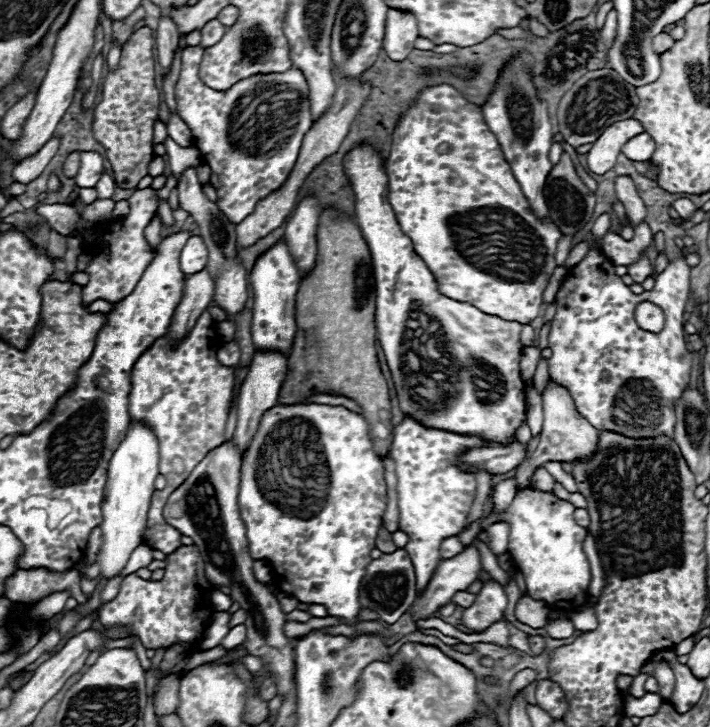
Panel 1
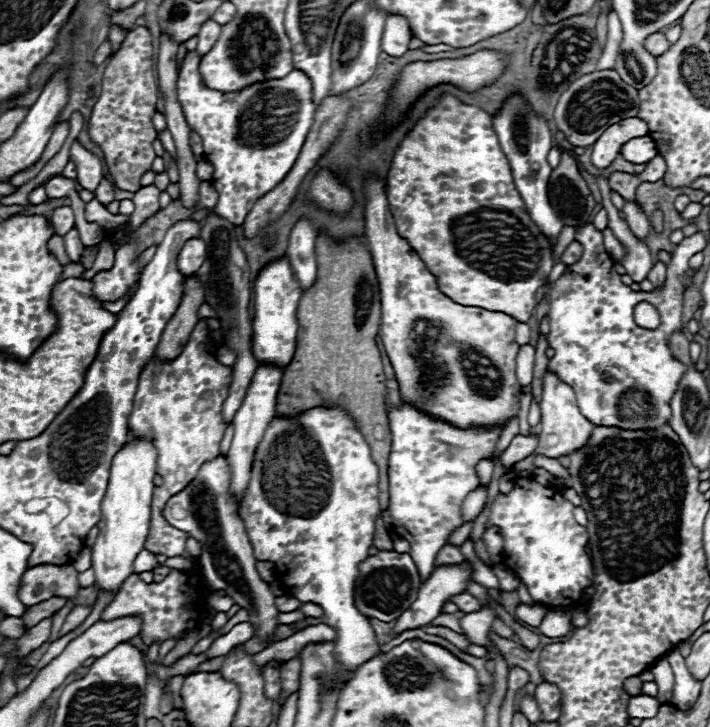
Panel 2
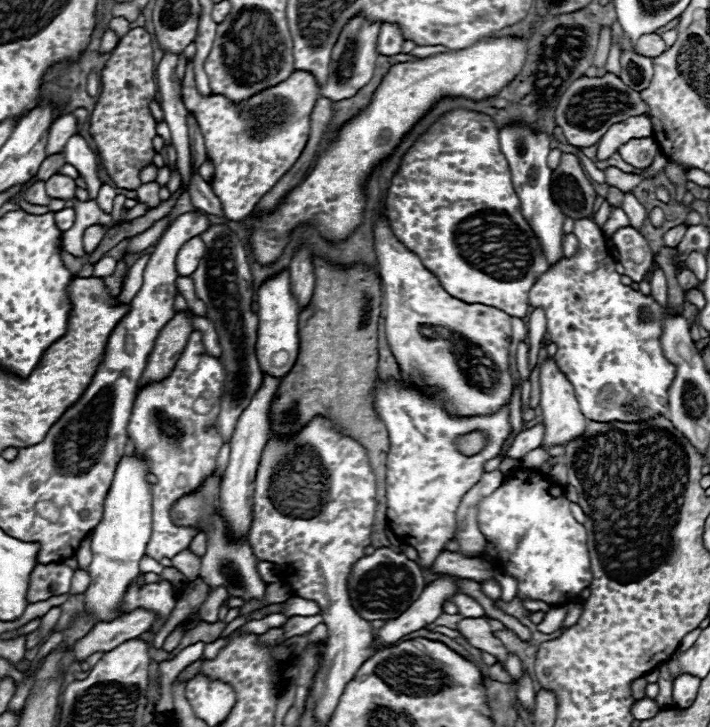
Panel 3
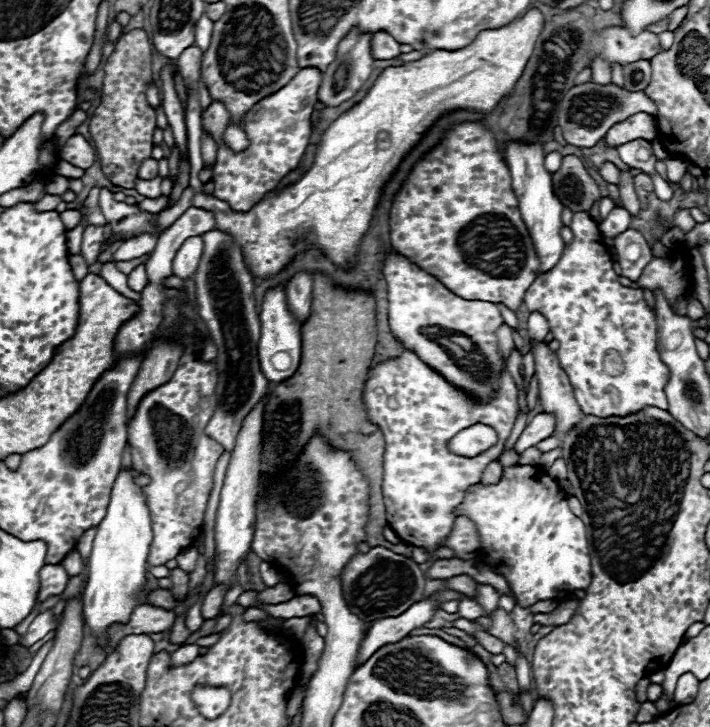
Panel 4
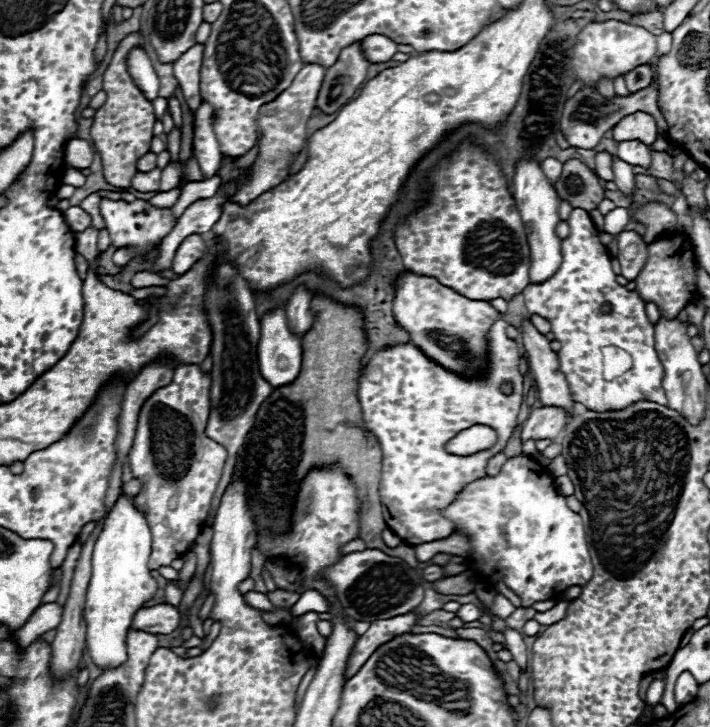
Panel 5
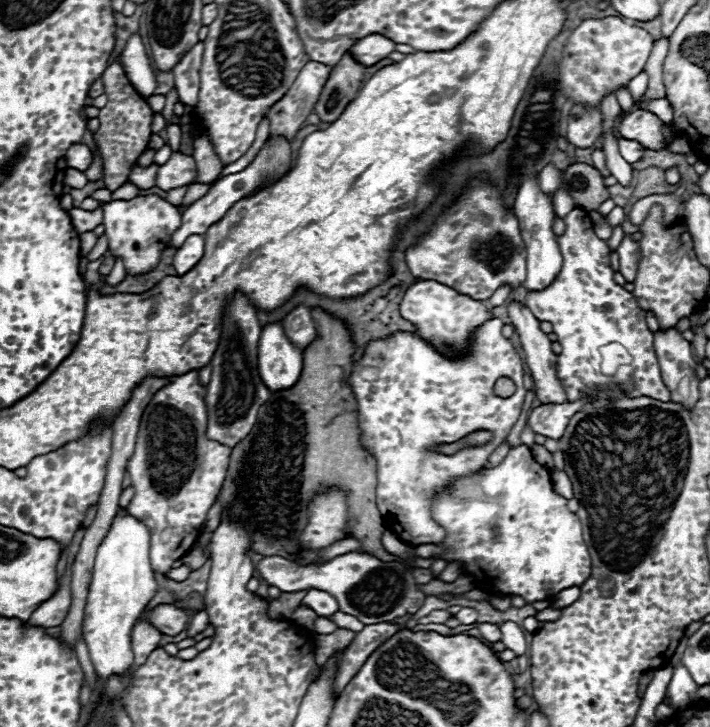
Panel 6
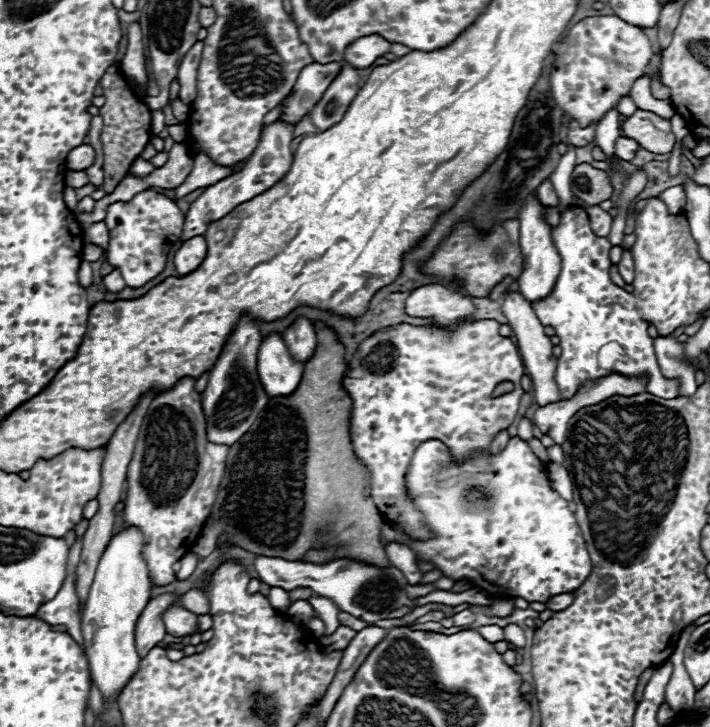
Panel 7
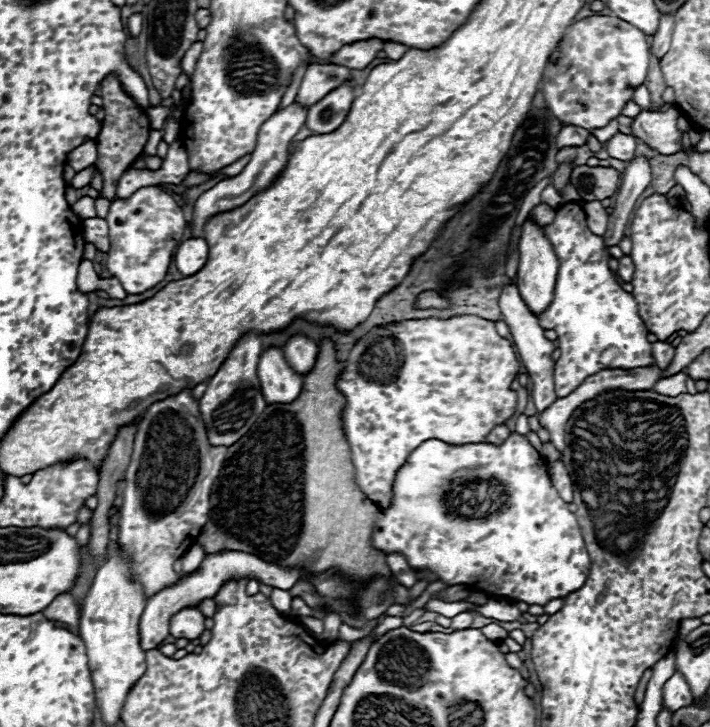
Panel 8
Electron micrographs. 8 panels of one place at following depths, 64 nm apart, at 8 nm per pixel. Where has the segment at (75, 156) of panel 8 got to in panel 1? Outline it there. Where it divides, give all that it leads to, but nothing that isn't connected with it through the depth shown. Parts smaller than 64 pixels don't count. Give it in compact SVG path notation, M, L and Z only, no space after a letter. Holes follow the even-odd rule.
M80 152L80 170L74 176L78 188L92 188L96 186L100 174L102 174L102 156L98 152Z

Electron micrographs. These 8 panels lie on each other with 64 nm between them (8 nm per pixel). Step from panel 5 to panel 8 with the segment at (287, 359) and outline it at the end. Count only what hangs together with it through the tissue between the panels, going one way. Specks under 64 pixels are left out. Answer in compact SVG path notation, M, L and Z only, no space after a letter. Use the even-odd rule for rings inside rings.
M270 346L260 354L258 380L268 404L292 402L302 390L302 376L288 366L284 352L278 346Z

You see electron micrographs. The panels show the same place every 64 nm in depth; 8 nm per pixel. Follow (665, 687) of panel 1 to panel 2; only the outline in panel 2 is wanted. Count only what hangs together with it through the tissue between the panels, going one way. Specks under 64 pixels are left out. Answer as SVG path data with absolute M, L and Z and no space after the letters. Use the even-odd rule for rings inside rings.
M660 658L658 662L654 662L654 666L650 666L650 672L654 674L654 682L658 684L658 700L660 704L670 704L672 700L672 686L674 686L674 674L670 664Z

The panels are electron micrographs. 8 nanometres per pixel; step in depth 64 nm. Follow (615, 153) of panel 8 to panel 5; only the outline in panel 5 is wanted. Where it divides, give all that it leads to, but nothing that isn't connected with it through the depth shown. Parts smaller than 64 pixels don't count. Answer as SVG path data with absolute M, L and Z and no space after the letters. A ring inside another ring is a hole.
M620 142L618 144L618 156L620 160L624 160L630 166L642 166L642 168L650 168L652 156L650 156L650 146L646 146L644 142Z

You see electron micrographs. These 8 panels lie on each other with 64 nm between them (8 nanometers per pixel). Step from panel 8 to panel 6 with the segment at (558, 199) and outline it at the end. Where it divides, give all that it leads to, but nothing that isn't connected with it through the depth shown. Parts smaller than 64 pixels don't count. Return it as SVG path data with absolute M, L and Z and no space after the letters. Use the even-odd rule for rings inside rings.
M554 164L544 166L544 170L540 174L540 186L542 186L542 190L554 194L558 190L558 184L560 184L560 174L562 174L562 170L556 168Z

